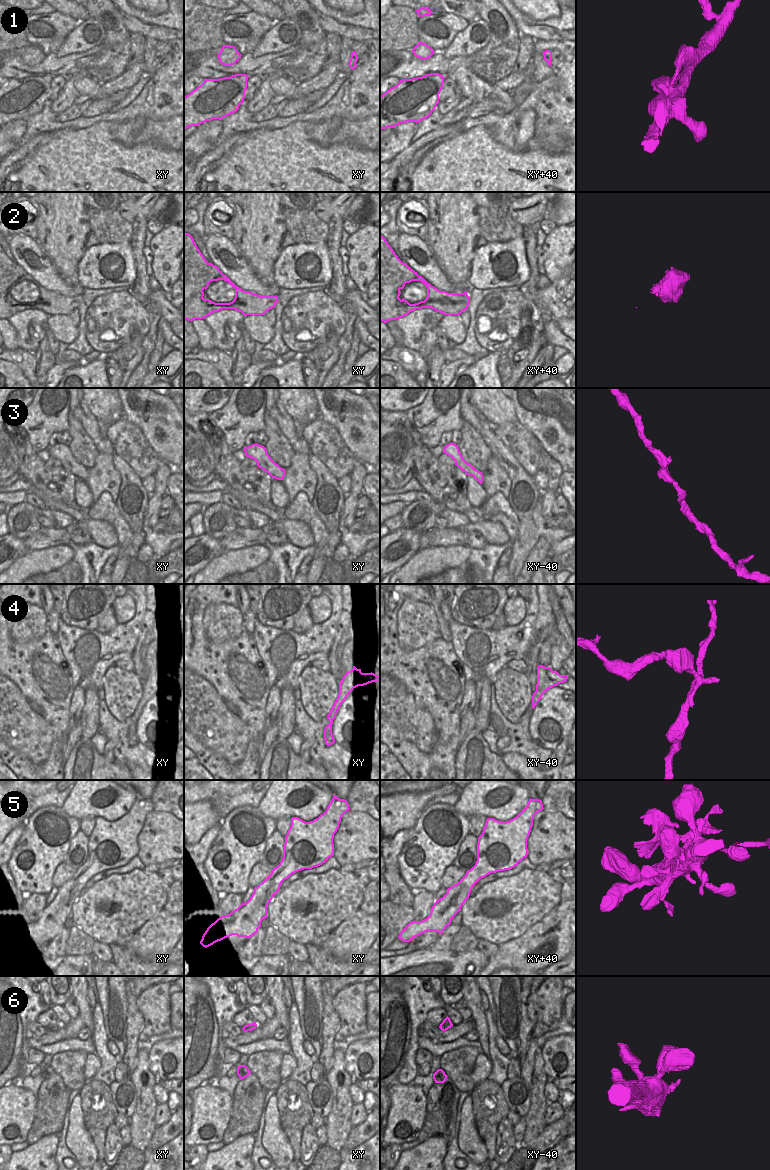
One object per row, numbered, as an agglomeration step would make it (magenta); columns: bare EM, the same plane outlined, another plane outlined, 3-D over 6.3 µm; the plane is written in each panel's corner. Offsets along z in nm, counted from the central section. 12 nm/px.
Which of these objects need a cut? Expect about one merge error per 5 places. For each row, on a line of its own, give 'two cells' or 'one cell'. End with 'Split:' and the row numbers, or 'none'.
1: one cell
2: one cell
3: one cell
4: two cells
5: one cell
6: one cell
Split: 4

